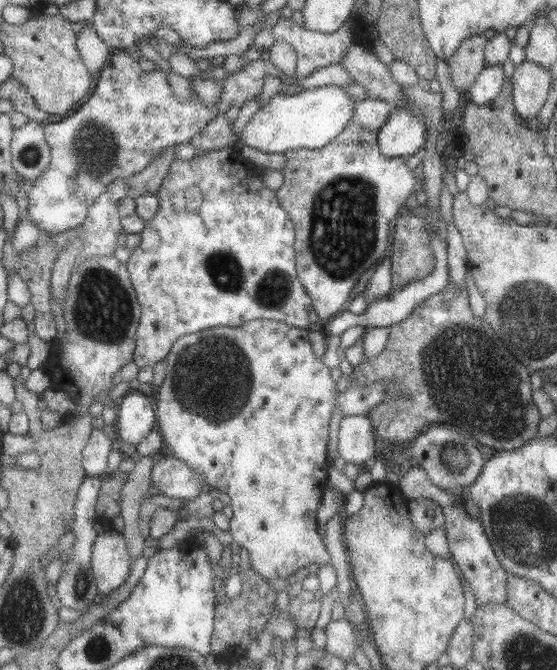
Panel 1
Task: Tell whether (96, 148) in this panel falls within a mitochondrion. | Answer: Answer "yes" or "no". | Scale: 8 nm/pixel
yes

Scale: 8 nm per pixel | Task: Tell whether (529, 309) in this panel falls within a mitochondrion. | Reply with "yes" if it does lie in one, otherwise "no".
yes

